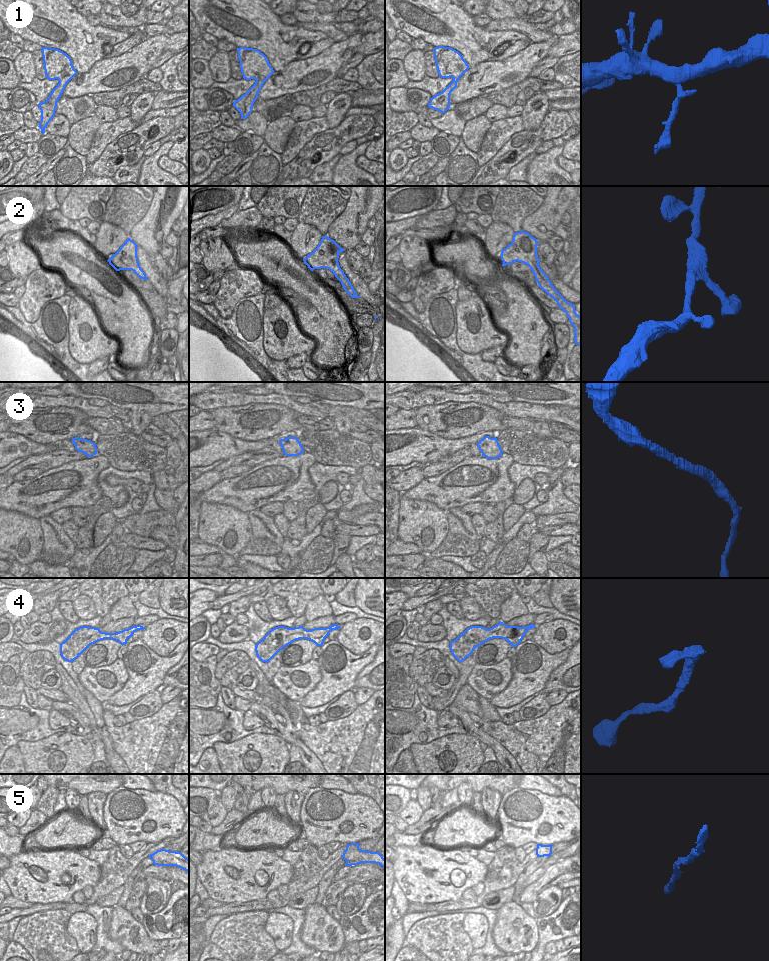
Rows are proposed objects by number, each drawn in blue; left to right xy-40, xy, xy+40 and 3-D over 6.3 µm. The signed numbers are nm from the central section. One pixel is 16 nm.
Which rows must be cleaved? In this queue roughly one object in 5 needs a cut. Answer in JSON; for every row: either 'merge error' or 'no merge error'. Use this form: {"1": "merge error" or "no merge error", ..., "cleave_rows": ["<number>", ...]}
{"1": "no merge error", "2": "no merge error", "3": "no merge error", "4": "no merge error", "5": "no merge error", "cleave_rows": []}

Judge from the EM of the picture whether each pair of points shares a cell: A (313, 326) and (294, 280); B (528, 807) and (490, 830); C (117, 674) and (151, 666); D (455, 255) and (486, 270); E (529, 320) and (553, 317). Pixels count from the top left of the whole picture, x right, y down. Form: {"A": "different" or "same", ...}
{"A": "same", "B": "different", "C": "different", "D": "same", "E": "different"}

